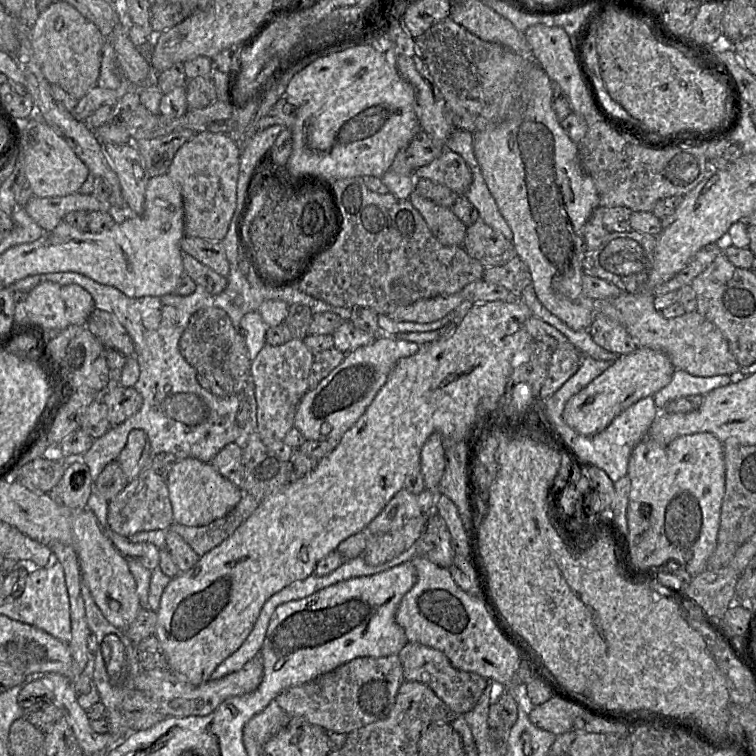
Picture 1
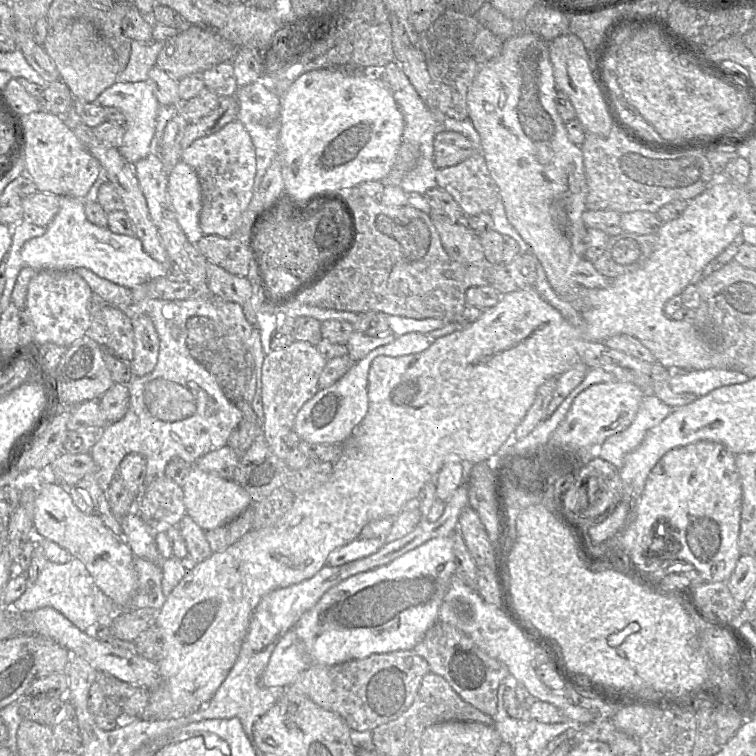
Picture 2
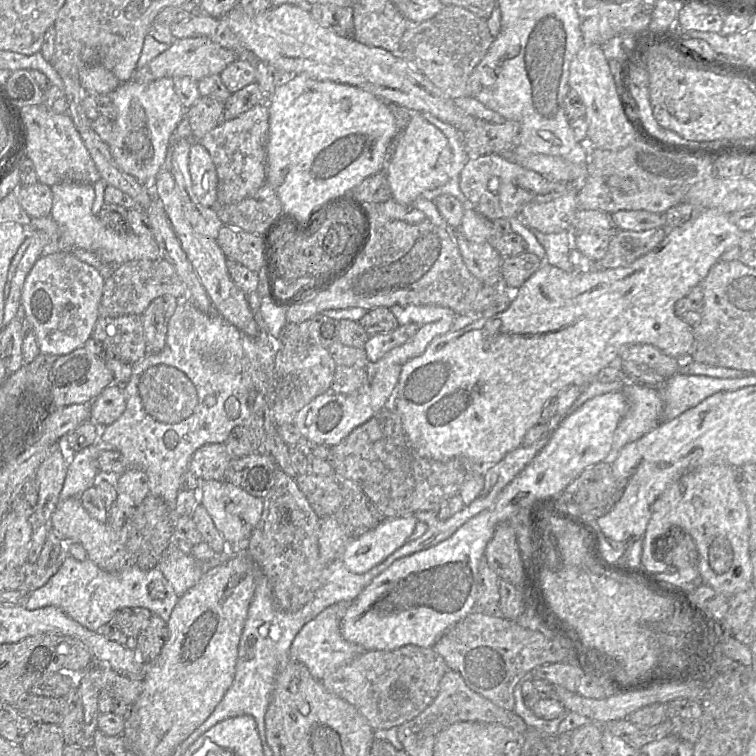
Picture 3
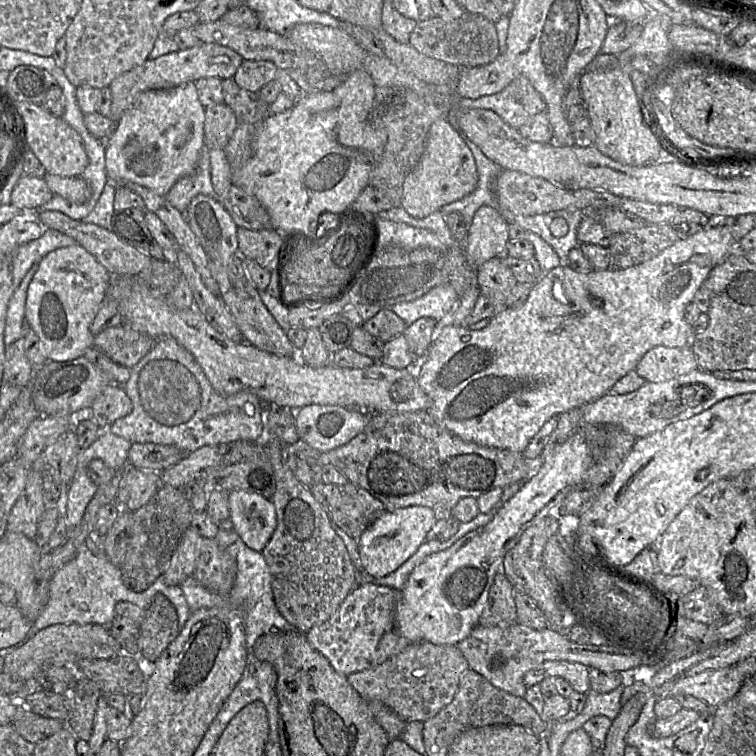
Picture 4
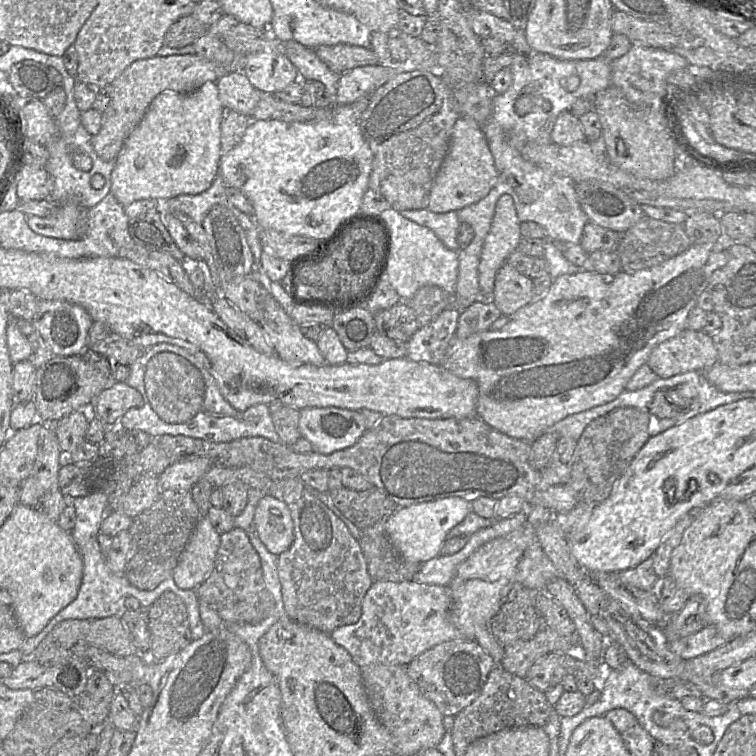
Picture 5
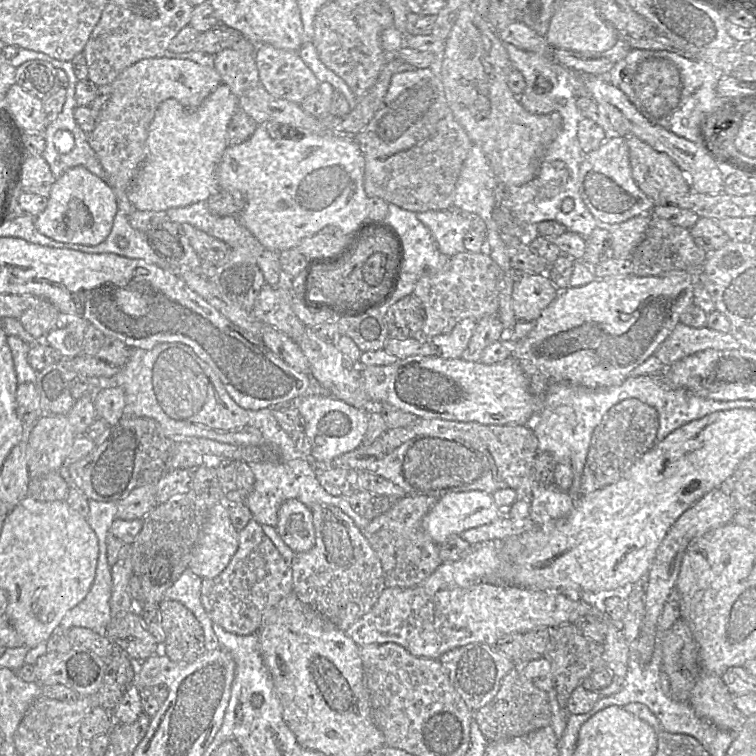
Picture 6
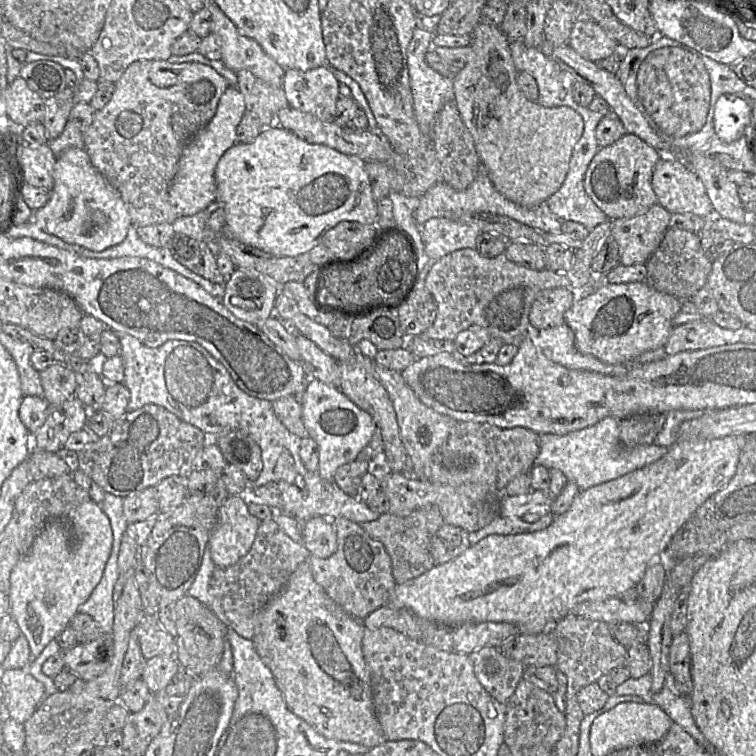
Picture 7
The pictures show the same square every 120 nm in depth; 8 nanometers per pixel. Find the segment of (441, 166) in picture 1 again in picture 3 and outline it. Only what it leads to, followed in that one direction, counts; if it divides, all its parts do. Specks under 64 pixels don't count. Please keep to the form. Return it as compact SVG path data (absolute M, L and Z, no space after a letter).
M499 154L469 159L458 179L460 189L466 198L465 209L472 208L490 221L517 217L525 205L552 201L574 188L569 182L545 179L539 173L524 168L514 159Z

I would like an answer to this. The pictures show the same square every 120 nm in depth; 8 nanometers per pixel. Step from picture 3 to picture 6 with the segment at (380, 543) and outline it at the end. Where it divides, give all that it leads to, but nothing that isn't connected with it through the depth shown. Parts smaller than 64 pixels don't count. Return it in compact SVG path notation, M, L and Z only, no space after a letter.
M483 491L451 493L437 500L422 520L422 528L437 545L441 545L451 535L460 535L465 530L491 523L500 518L510 517L509 508L499 508L491 494Z

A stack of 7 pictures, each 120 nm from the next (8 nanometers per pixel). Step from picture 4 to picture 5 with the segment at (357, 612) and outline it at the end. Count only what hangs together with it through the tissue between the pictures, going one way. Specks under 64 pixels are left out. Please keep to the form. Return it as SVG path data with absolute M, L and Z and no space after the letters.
M374 581L362 603L362 615L355 624L343 625L329 635L343 647L357 666L372 664L407 665L426 650L451 640L465 640L449 620L451 594L448 586L416 581Z

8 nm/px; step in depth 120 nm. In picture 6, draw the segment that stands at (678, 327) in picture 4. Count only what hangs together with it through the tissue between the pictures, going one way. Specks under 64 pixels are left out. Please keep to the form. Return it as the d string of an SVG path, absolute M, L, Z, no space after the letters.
M683 270L671 271L663 276L641 277L631 274L621 277L596 278L588 284L578 287L568 286L560 290L555 300L542 311L541 315L534 321L533 329L526 337L514 343L501 340L490 344L482 352L479 362L483 364L495 364L510 356L516 358L529 381L532 393L538 396L542 396L552 384L576 385L591 389L619 386L632 374L634 369L647 358L654 355L661 343L671 335L677 324L681 323L680 317L682 313L693 304L694 290L698 285L698 274L699 273L690 273Z

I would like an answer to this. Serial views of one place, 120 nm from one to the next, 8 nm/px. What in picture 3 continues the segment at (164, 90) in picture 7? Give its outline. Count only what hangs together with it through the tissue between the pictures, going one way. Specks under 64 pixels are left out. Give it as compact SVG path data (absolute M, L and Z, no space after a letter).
M207 37L176 39L166 51L155 57L144 67L136 69L132 80L150 82L163 78L190 77L200 81L207 76L220 75L236 59L238 57L232 51Z

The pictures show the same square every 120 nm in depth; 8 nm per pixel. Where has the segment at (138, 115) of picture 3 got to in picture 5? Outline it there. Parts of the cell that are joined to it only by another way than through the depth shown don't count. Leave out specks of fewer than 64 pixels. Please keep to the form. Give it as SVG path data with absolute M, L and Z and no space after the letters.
M206 82L189 93L164 91L148 107L143 119L125 140L111 172L111 193L124 207L137 200L164 201L179 195L197 195L210 188L219 173L223 107L216 82Z

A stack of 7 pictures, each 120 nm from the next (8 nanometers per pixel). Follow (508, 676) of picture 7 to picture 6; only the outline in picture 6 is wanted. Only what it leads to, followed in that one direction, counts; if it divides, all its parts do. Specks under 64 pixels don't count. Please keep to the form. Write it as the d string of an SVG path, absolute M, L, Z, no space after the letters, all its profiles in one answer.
M468 644L458 647L447 651L438 660L451 685L472 711L489 703L498 693L504 676L515 667L520 668L520 665L516 665L493 645L487 644Z

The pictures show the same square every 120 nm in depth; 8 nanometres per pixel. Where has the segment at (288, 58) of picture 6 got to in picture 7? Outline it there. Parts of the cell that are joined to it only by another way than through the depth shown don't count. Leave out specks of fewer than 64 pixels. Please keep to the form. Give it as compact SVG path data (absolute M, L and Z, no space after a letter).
M326 66L307 71L285 69L282 89L289 106L334 122L340 83Z

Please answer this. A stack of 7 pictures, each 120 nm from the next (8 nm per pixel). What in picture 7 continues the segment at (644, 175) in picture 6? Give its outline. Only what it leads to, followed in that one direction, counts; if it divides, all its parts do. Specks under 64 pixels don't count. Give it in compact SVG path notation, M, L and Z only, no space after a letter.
M662 156L654 167L651 184L657 203L670 213L715 216L703 182L681 158Z

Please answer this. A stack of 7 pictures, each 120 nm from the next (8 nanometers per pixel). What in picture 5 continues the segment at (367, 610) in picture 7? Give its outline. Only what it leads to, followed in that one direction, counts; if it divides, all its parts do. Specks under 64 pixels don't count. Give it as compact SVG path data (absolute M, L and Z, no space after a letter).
M301 479L282 500L290 510L294 534L289 549L278 555L277 565L286 616L327 634L340 626L355 624L362 615L363 599L374 582L369 575L359 540L353 537L345 523L311 492Z

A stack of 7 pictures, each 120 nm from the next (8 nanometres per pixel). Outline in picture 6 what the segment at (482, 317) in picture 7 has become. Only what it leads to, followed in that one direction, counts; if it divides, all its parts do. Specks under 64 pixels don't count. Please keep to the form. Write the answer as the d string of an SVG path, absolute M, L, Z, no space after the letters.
M465 251L449 257L448 262L445 264L443 269L440 270L439 272L420 277L416 282L415 289L412 295L417 297L423 306L425 311L425 321L420 331L420 335L418 337L413 337L413 338L427 339L430 341L434 336L451 331L457 323L459 323L465 318L480 319L485 316L497 316L497 312L499 309L499 283L500 283L501 275L502 275L502 270L500 269L498 264L490 257L489 254L473 253L473 252Z

